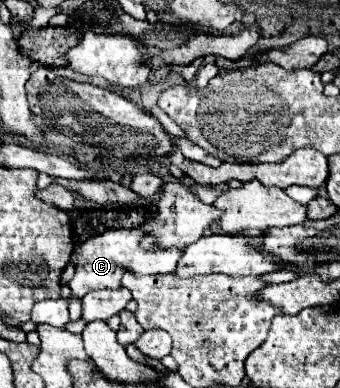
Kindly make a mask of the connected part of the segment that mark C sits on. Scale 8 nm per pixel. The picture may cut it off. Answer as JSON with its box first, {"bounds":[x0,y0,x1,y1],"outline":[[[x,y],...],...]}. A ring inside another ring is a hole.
{"bounds":[68,228,182,300],"outline":[[[118,228],[118,230],[106,230],[84,244],[78,246],[80,260],[76,262],[76,274],[68,282],[72,298],[82,300],[90,290],[102,290],[102,288],[120,288],[120,278],[124,270],[132,270],[134,274],[170,274],[176,268],[178,256],[182,250],[168,248],[168,250],[142,250],[140,238],[144,236],[144,230],[140,228]]]}

